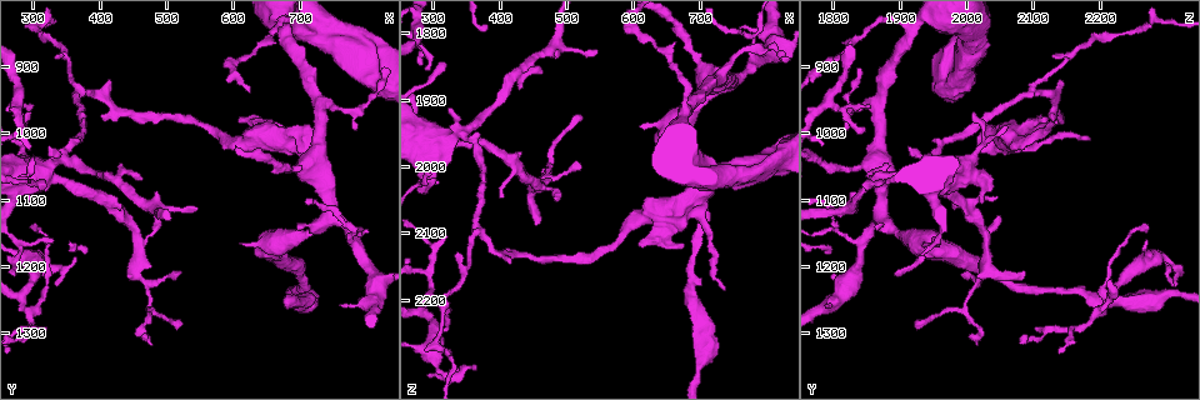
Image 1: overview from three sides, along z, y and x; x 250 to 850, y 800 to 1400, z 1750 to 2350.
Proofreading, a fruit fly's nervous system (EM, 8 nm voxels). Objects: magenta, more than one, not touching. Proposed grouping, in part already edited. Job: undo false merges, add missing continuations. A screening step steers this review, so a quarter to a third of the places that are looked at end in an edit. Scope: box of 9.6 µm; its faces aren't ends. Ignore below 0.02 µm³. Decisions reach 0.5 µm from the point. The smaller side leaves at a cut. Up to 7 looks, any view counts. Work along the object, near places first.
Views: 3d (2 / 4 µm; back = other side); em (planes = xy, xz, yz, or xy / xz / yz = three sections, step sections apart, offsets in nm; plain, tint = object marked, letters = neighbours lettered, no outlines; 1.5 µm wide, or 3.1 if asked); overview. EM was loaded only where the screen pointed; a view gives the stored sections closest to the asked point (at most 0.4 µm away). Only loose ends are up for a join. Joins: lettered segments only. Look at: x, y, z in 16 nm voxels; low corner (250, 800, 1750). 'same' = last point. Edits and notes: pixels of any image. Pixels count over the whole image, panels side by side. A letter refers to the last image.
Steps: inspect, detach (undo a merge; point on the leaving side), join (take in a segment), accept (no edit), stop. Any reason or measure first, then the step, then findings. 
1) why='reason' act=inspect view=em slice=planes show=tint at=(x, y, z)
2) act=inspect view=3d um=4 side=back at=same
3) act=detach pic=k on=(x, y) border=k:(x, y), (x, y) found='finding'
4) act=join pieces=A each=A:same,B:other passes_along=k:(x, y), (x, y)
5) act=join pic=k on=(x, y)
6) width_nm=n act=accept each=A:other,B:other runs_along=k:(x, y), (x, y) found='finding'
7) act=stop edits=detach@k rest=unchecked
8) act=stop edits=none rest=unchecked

why='thick turns thin' act=inspect view=em slice=yz step=8 show=tint at=(695, 1055, 1830)

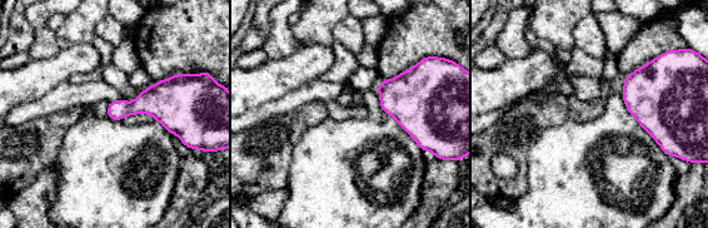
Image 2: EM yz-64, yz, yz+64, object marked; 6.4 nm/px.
act=inspect view=em slice=planes show=letters at=same

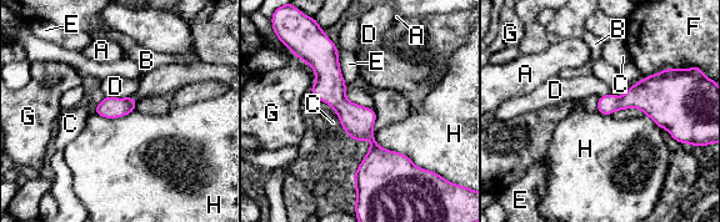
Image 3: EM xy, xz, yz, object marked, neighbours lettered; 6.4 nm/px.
width_nm=130 act=accept each=A:other,B:other,C:other,D:other,E:other,F:other,G:other,H:other runs_along=3:(329, 44), (330, 89), (374, 144), (366, 186) found='all the same neuron'

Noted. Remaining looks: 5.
act=inspect view=em slice=planes show=plain at=(610, 980, 2120)

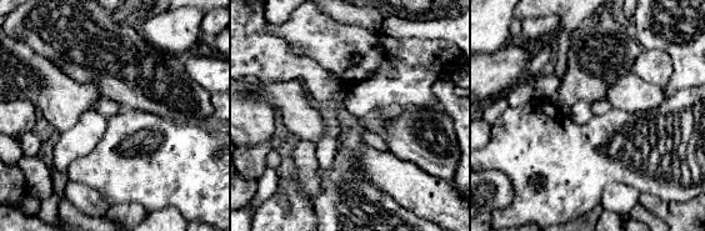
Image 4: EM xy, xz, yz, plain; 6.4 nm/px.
why='see the neighbours' act=inspect view=em slice=planes show=letters at=same

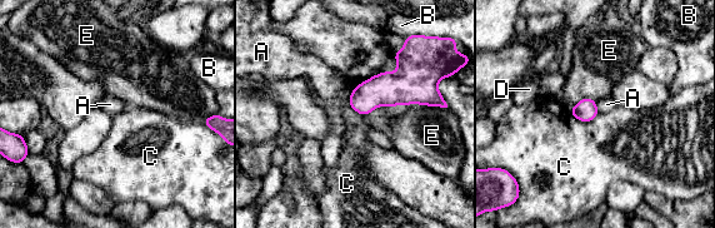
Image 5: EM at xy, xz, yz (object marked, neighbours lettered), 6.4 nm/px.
act=accept each=A:other,B:other,C:other,D:other,E:other found='none of them fits'

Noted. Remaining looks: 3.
act=inspect view=em slice=yz step=4 show=tint at=(450, 1205, 2085)

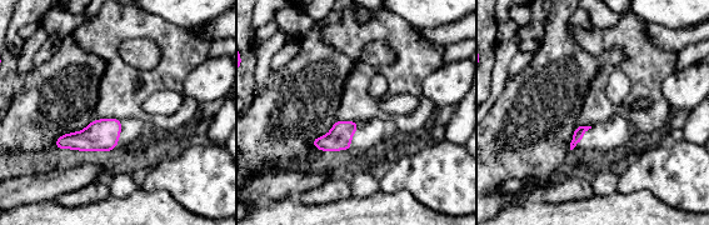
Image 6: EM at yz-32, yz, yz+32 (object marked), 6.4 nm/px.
act=inspect view=em slice=planes show=letters at=same

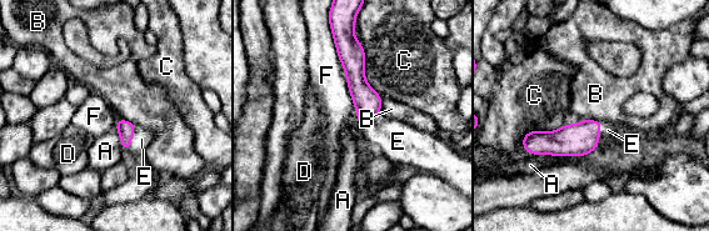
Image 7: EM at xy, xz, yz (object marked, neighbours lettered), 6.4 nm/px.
longest_contact=F:500nm act=join pieces=E each=A:other,B:other,C:other,D:other,E:same,F:other found='it goes on there'

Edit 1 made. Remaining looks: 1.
act=stop edits=join@7 rest=unchecked

